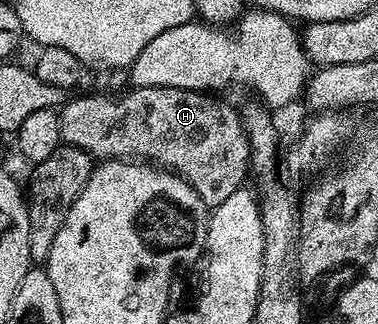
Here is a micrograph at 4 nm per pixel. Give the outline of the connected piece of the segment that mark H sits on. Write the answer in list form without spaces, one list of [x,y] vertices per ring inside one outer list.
[[[133,86],[129,88],[126,94],[85,94],[82,98],[73,96],[59,110],[61,141],[64,145],[77,146],[80,150],[85,150],[97,160],[108,160],[110,158],[119,158],[122,160],[152,160],[154,163],[160,164],[162,167],[168,168],[170,171],[176,172],[181,177],[186,178],[195,188],[195,192],[199,192],[199,196],[205,202],[206,207],[212,208],[223,204],[223,200],[227,200],[227,196],[231,196],[237,190],[242,189],[244,182],[241,181],[244,180],[245,174],[247,178],[251,170],[249,165],[249,141],[247,140],[245,126],[241,122],[238,107],[236,105],[233,107],[231,103],[224,102],[223,99],[217,97],[221,96],[214,96],[212,93],[199,90],[163,88],[162,86]]]

